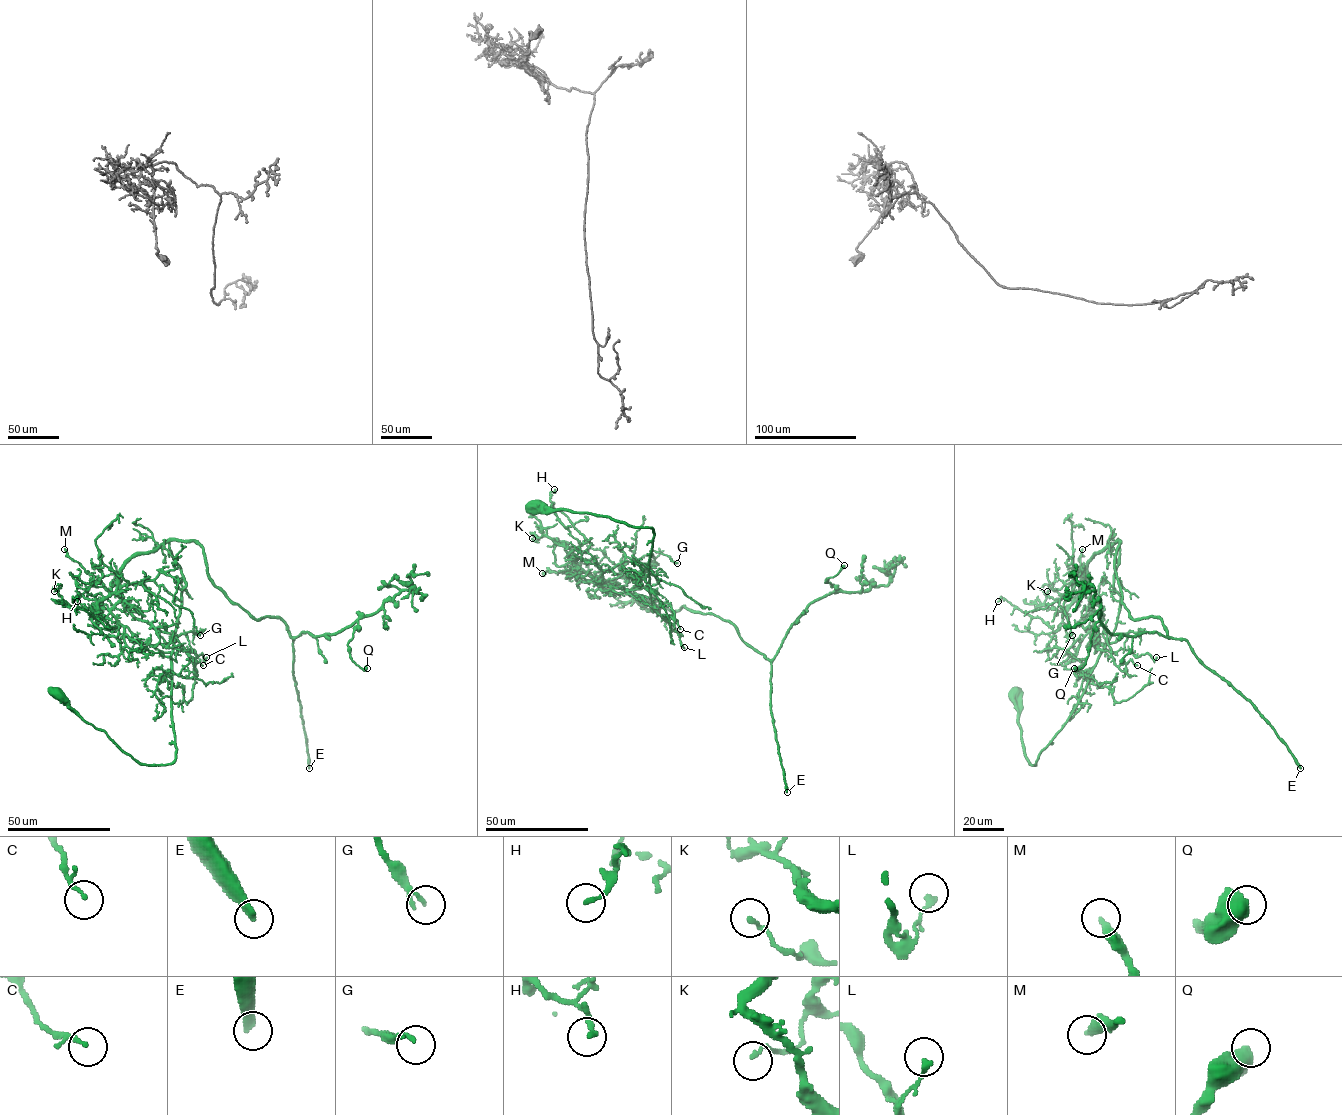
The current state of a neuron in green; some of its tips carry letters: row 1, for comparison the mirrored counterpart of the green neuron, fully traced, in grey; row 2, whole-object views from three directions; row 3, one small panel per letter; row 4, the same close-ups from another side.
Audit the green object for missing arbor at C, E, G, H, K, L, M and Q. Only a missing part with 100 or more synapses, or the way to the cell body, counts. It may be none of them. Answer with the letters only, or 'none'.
E

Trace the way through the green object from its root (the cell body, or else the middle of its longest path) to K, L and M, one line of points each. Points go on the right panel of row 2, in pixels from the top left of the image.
K: (1014, 694), (1035, 765), (1115, 627), (1119, 544), (1094, 556), (1087, 589), (1065, 609), (1046, 606), (1047, 591)
L: (1014, 694), (1025, 756), (1035, 765), (1115, 627), (1115, 542), (1087, 565), (1094, 639), (1109, 652), (1156, 657)
M: (1014, 694), (1025, 756), (1035, 765), (1080, 698), (1119, 612), (1119, 544), (1088, 564), (1084, 593), (1082, 549)

